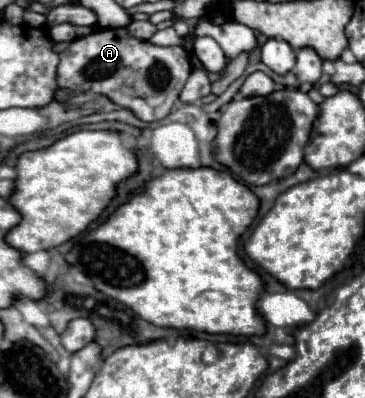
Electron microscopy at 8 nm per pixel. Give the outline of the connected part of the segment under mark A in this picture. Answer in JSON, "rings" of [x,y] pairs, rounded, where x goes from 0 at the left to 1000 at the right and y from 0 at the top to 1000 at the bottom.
{"rings":[[[274,73],[236,93],[214,93],[186,123],[159,133],[159,143],[153,209],[164,224],[285,239],[323,269],[356,274],[389,304],[449,299],[526,178],[510,123],[488,113],[411,113],[405,103],[356,93],[345,73]]]}

